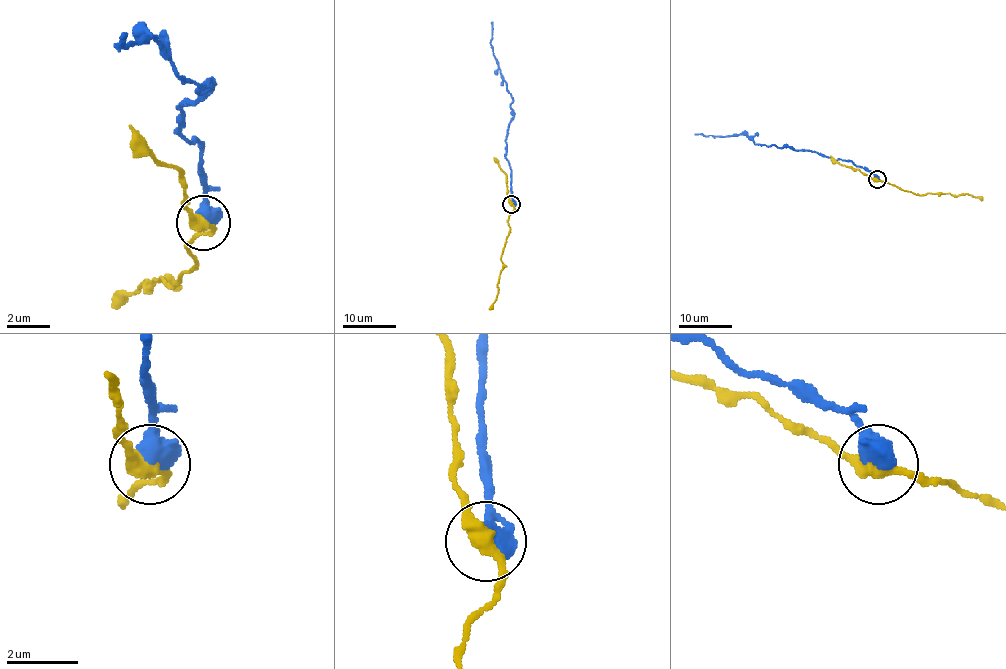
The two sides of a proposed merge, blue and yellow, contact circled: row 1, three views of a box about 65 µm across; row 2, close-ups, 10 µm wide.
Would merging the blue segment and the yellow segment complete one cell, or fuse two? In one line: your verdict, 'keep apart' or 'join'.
keep apart

